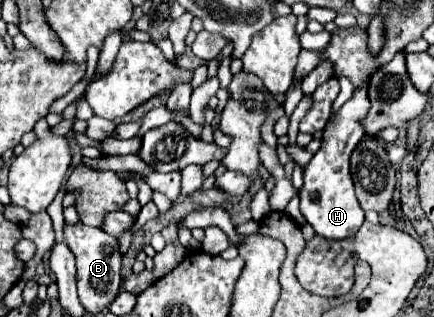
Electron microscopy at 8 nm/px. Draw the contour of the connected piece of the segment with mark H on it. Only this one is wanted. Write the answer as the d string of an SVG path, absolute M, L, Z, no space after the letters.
M366 79L360 87L354 87L352 97L326 123L324 133L322 133L322 145L312 155L312 159L308 161L308 165L304 167L304 185L298 191L300 211L306 217L306 221L312 225L312 229L316 231L316 235L324 235L326 239L346 239L346 237L352 237L352 235L356 235L356 231L364 223L364 211L362 211L362 207L360 207L360 203L356 199L356 193L354 193L354 183L352 183L348 159L350 159L350 153L354 151L356 143L366 135L366 131L364 131L364 115L368 113L368 107L370 107L370 103L368 103L368 83L370 81Z

